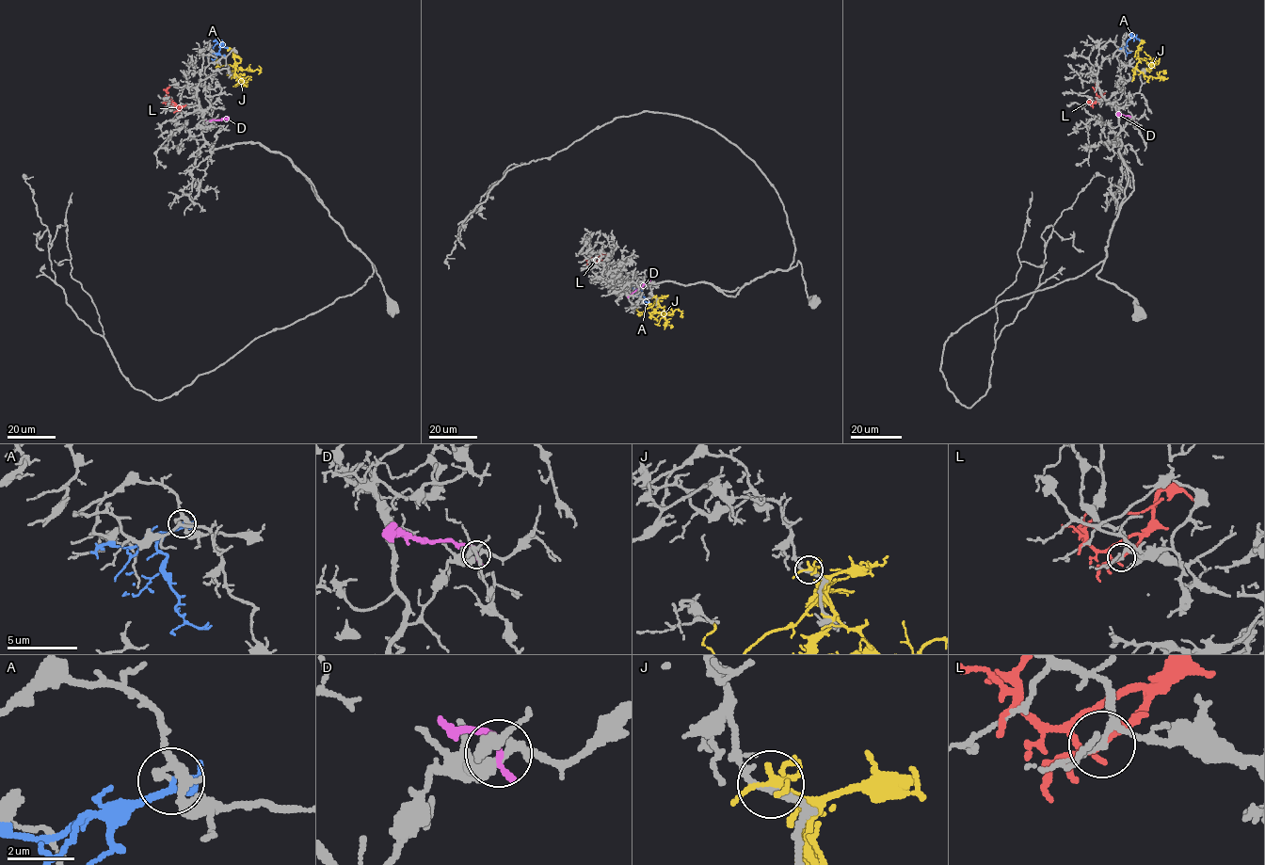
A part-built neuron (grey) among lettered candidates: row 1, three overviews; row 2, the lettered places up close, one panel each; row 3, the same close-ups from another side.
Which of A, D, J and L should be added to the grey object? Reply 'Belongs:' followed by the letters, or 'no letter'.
Belongs: no letter

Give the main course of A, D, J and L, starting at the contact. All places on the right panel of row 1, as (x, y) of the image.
A: (1121, 49), (1132, 36), (1139, 40)
D: (1133, 118), (1117, 113)
J: (1134, 68), (1150, 71), (1152, 63), (1146, 64), (1151, 64), (1154, 58)
L: (1100, 101), (1092, 78)

